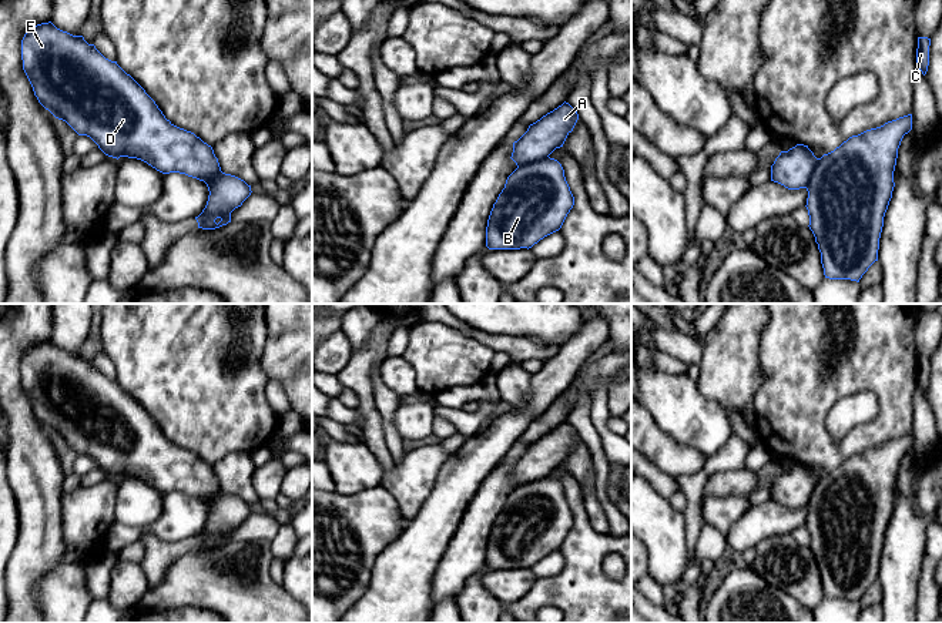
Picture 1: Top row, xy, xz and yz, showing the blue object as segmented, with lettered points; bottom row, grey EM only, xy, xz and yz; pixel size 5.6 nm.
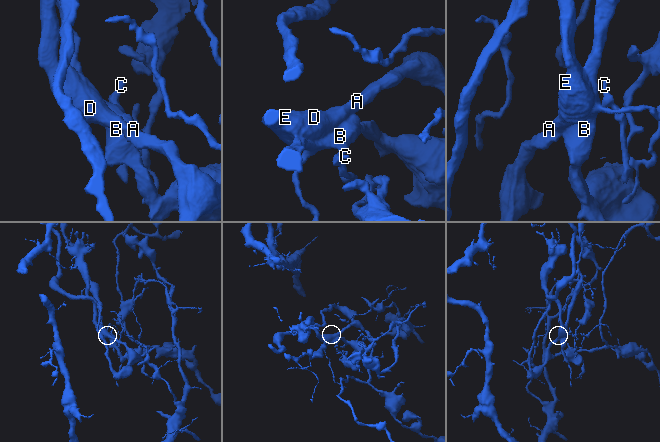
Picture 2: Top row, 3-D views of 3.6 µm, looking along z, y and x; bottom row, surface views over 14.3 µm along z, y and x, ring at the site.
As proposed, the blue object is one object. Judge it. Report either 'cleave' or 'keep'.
cleave

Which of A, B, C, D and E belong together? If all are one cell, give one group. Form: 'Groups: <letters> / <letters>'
Groups: A D E / B C

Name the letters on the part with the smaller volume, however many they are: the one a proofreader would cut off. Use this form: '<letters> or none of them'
B, C

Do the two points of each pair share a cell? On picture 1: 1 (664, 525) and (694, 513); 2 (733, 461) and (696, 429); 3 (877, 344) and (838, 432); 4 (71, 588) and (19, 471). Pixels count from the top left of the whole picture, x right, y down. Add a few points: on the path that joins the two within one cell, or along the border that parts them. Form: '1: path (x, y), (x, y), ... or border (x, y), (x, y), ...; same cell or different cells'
1: border (683, 513), (687, 549); different cells
2: border (733, 434), (707, 459); different cells
3: border (878, 399), (858, 391), (841, 398), (828, 414); different cells
4: border (63, 528), (64, 553), (36, 583); different cells

